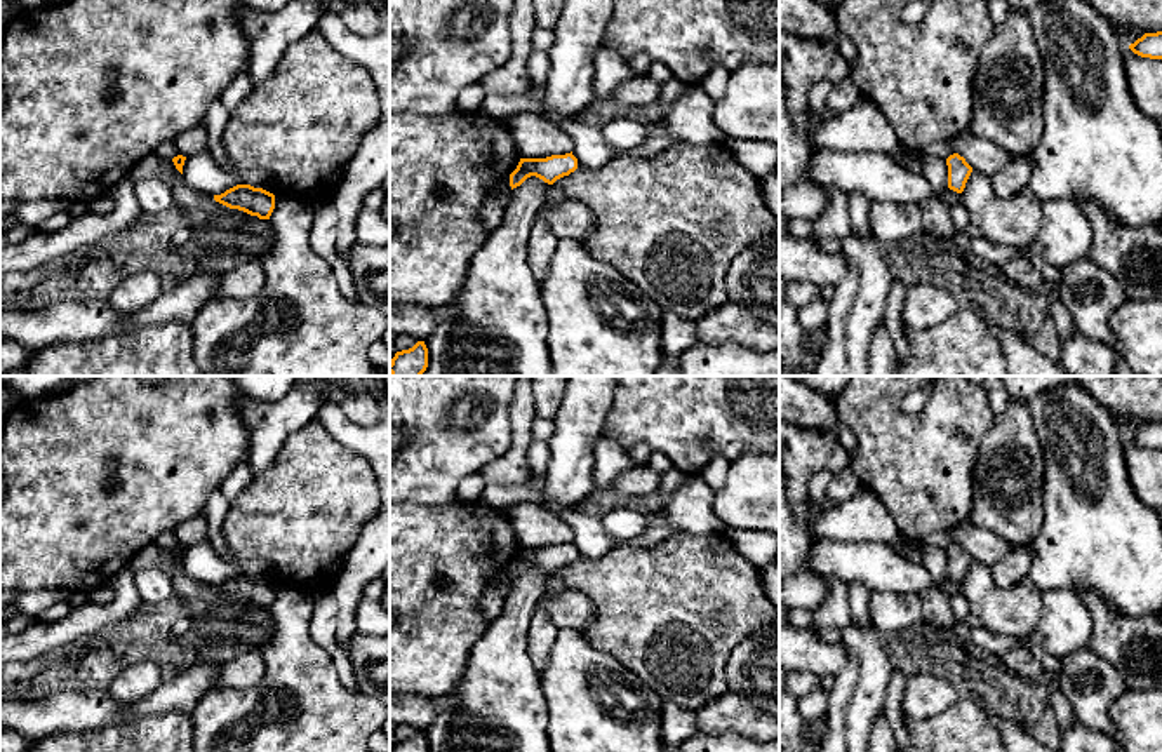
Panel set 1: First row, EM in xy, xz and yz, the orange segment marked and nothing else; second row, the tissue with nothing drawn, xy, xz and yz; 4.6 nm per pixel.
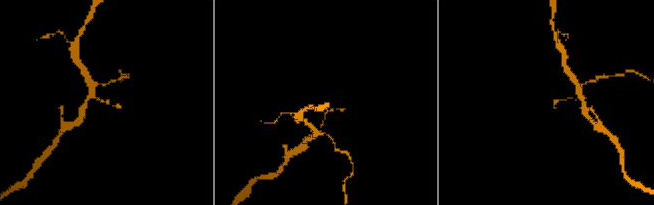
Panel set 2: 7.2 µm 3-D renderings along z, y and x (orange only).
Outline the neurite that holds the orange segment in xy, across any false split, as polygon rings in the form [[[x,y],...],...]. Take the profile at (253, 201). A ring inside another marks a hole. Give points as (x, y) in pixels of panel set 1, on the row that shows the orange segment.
[[[237,185],[221,195],[214,195],[214,200],[230,209],[257,216],[259,219],[270,219],[275,209],[275,195],[250,185]]]

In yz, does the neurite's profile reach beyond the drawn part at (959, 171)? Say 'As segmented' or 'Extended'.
As segmented

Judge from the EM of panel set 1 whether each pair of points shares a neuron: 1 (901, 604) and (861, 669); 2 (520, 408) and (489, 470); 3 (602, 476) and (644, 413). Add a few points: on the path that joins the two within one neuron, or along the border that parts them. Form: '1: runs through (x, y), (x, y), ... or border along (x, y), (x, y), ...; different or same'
1: border along (870, 622), (879, 632); different
2: runs through (520, 425), (519, 449), (507, 462); same
3: border along (602, 434), (618, 441), (628, 451); different

